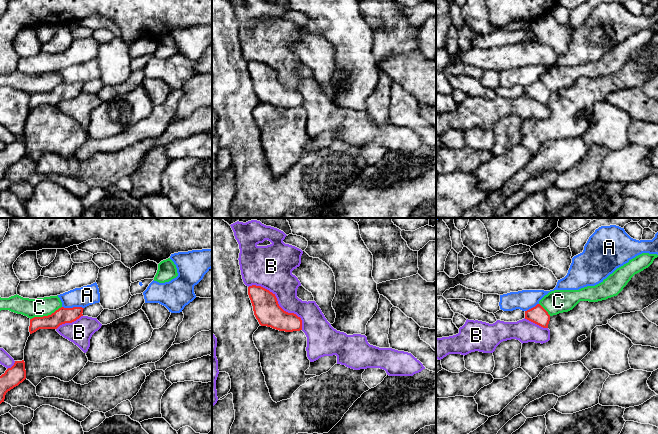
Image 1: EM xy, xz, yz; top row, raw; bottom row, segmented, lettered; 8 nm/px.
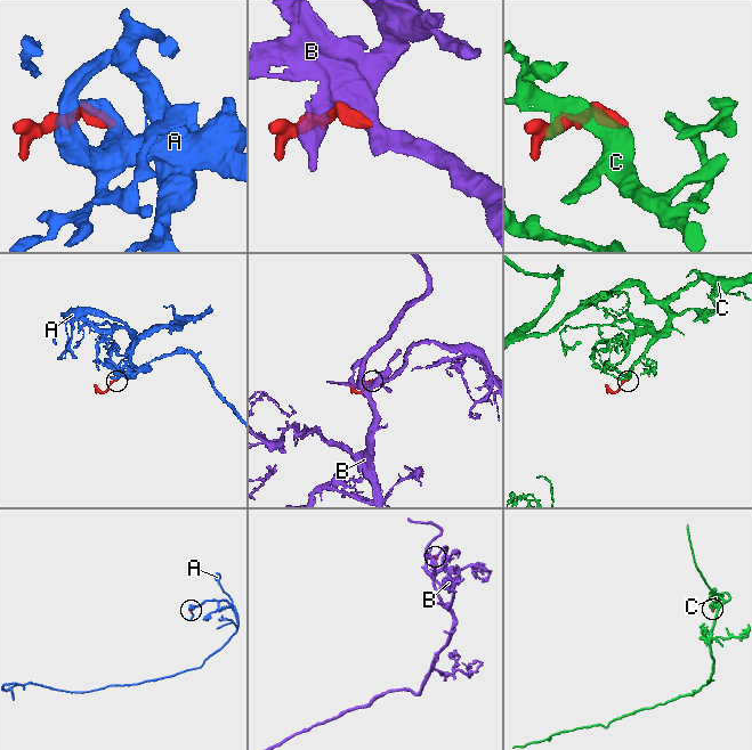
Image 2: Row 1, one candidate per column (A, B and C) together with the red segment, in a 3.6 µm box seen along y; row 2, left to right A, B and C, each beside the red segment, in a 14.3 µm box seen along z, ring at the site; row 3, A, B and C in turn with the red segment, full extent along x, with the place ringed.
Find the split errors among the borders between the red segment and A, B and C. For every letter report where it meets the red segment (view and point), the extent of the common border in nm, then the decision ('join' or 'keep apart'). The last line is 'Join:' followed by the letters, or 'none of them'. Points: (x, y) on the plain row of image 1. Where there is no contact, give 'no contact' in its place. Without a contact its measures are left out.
A: meets red in xy at (73, 83); contact 180 nm long; keep apart
B: meets red in xz at (277, 79); contact 550 nm long; keep apart
C: meets red in xy at (45, 92); contact 280 nm long; keep apart
Join: none of them

